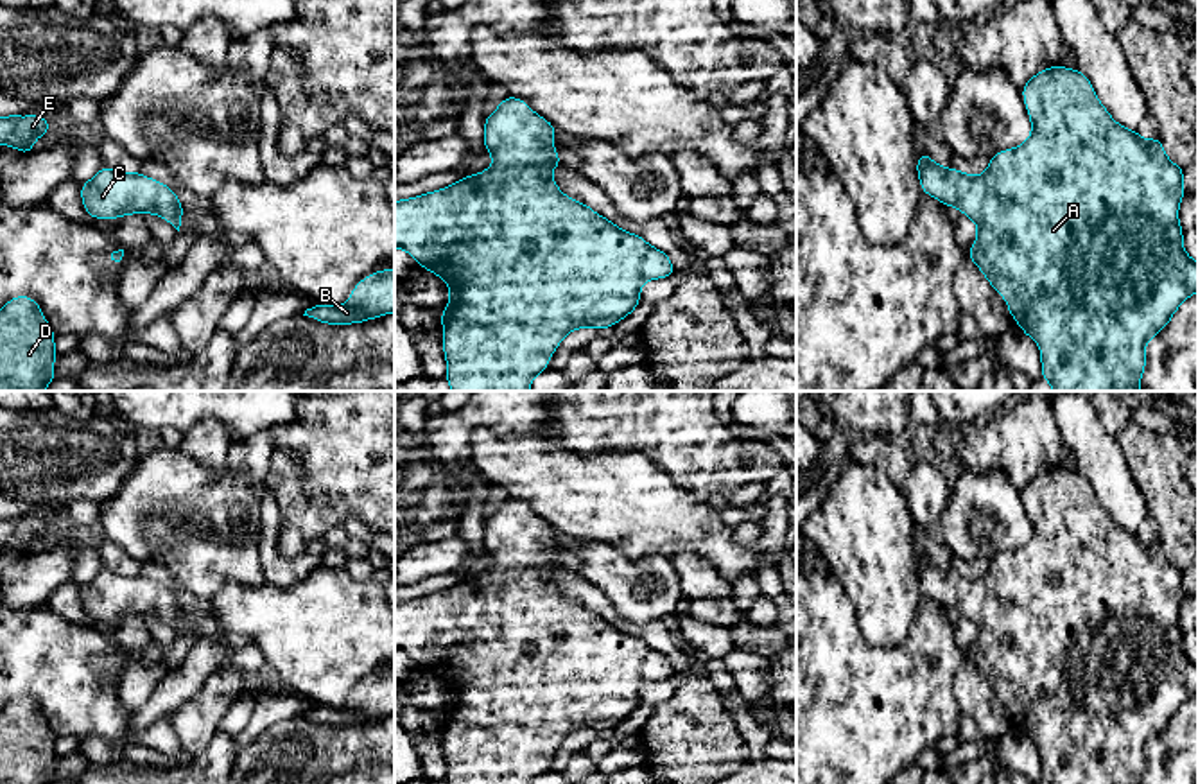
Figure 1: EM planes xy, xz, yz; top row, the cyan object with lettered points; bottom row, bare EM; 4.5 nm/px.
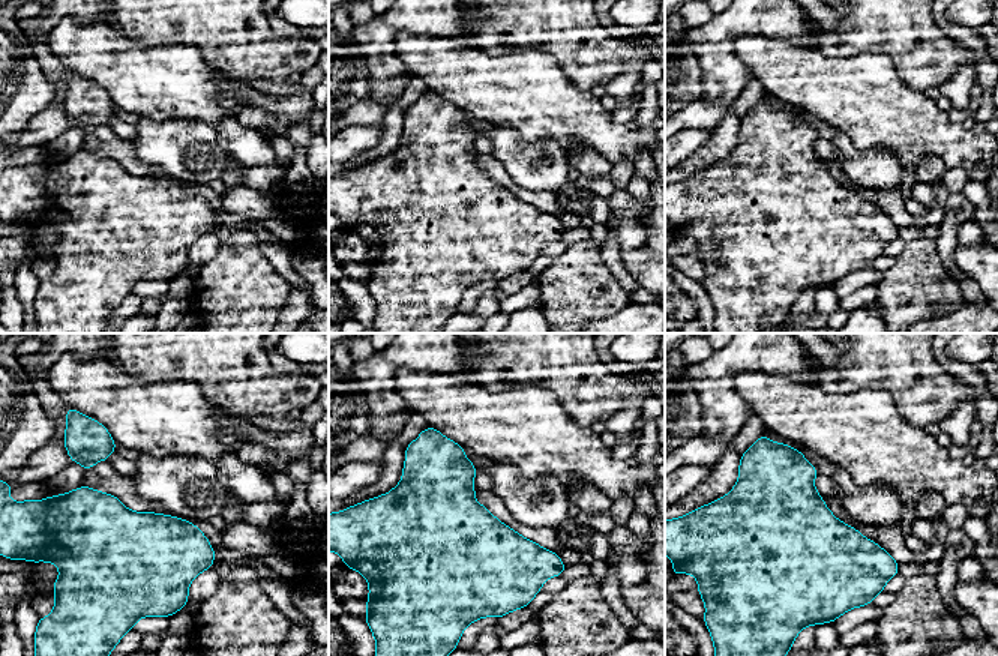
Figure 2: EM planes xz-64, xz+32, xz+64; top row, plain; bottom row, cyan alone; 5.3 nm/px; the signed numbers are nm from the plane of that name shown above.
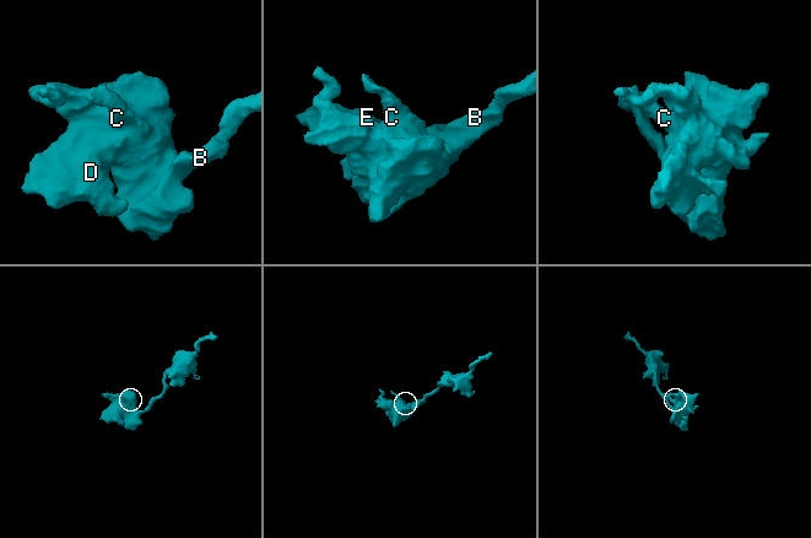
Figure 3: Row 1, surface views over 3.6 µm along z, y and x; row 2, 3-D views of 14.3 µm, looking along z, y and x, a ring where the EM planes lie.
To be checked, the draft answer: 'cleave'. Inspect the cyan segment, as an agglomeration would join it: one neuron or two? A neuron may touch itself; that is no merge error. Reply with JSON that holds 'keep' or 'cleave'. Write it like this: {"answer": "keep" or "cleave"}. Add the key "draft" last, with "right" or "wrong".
{"answer": "keep", "draft": "wrong"}

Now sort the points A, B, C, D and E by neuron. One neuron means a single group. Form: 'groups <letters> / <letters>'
groups A B C D E

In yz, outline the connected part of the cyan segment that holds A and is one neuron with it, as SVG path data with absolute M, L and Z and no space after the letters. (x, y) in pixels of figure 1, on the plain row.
M1074 470L1040 472L1022 488L1022 501L1033 529L1022 547L994 556L981 578L945 571L920 553L920 590L977 626L976 646L965 657L1006 701L1022 734L1042 750L1042 782L1141 784L1146 745L1198 693L1198 664L1184 653L1178 626L1180 601L1187 596L1185 571L1166 558L1159 538L1144 544L1139 531L1119 527L1099 504L1090 481Z

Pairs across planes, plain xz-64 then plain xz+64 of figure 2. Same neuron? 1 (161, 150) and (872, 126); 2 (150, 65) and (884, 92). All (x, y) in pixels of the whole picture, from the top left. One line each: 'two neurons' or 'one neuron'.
1: two neurons
2: one neuron

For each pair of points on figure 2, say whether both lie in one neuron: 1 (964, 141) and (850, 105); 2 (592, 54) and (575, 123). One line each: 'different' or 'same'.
1: same
2: different

